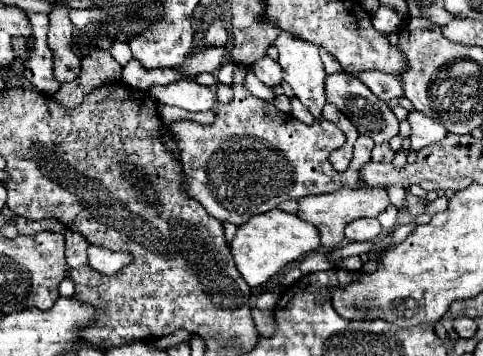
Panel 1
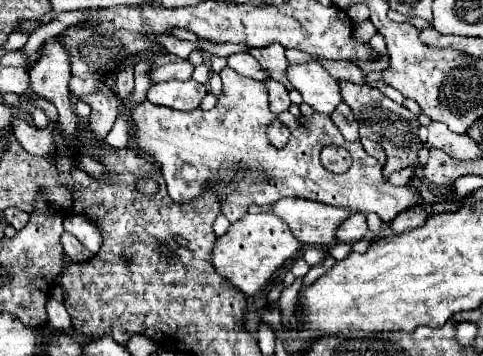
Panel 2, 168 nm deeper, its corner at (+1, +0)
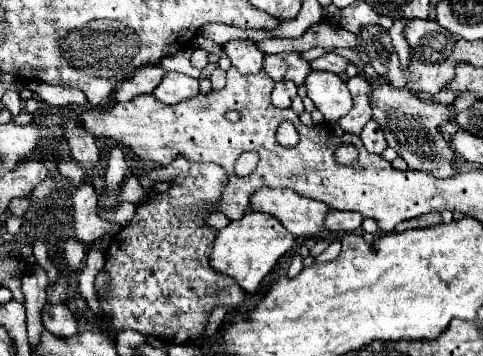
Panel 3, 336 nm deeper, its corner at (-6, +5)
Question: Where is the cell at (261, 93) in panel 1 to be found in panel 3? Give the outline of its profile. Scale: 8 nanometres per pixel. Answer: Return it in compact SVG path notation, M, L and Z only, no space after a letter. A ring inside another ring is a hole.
M283 81L283 85L275 85L273 95L271 95L271 103L279 109L291 107L291 101L295 95L297 95L297 87L291 85L291 81Z

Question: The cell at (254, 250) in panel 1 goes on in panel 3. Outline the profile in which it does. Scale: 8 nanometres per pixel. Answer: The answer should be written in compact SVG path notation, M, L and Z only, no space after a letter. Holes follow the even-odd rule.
M253 211L237 221L231 221L227 227L217 231L209 265L217 273L223 273L235 279L243 291L253 293L263 281L263 277L275 267L275 261L281 255L285 255L293 247L293 243L295 243L295 237L287 233L287 229L283 229L283 225L275 217Z

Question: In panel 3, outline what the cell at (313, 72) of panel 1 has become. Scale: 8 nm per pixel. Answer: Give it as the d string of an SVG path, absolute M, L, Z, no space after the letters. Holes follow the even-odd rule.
M311 71L305 81L307 97L315 103L315 107L323 113L325 121L335 123L343 115L347 115L353 107L353 97L345 85L345 81L339 79L339 75L323 73L323 71Z

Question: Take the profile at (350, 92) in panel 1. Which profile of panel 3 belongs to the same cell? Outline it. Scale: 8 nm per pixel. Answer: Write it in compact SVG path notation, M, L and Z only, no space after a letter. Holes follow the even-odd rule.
M391 85L373 87L373 119L385 129L385 139L389 147L397 151L399 157L409 161L409 169L425 171L433 177L453 177L457 153L439 133L439 127L449 121L449 111L441 103L419 99L415 93L407 93L405 89L391 89Z

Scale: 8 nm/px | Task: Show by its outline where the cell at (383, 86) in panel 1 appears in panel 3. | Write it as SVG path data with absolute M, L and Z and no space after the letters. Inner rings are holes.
M325 53L323 57L319 59L313 59L309 65L311 65L311 71L331 71L331 73L341 73L347 69L347 59L341 57L341 55L335 55L335 53Z

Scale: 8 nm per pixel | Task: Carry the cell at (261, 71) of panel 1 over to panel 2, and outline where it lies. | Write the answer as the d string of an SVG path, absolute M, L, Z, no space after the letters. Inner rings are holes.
M246 52L228 56L228 66L230 66L232 70L236 70L238 74L244 74L244 76L254 78L254 80L266 80L266 78L268 78L268 70L264 70L264 68L262 68L250 54L246 54Z

